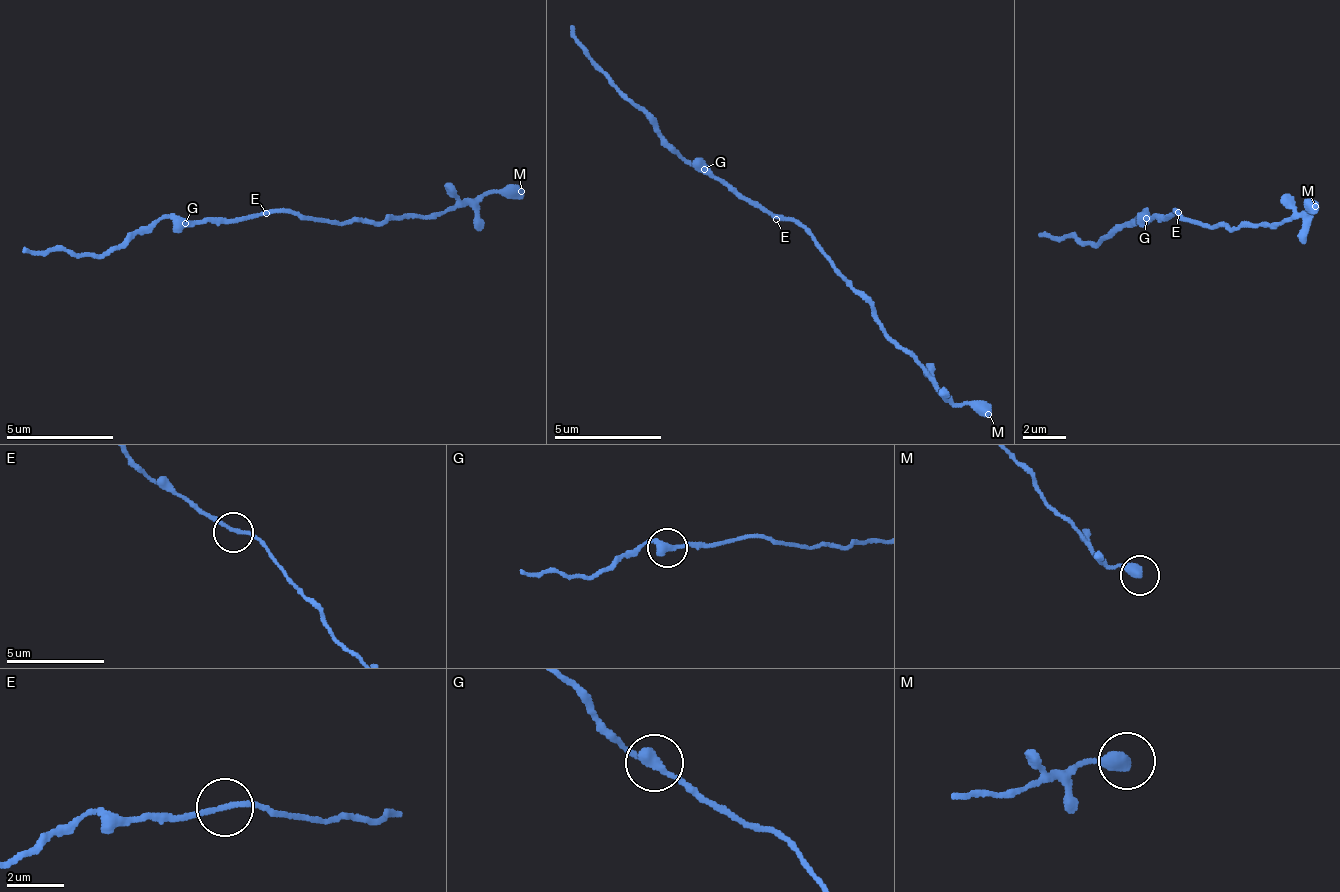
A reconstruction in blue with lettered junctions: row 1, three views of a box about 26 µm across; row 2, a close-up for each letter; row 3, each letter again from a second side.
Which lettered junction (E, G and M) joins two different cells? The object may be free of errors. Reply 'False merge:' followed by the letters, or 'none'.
False merge: G

